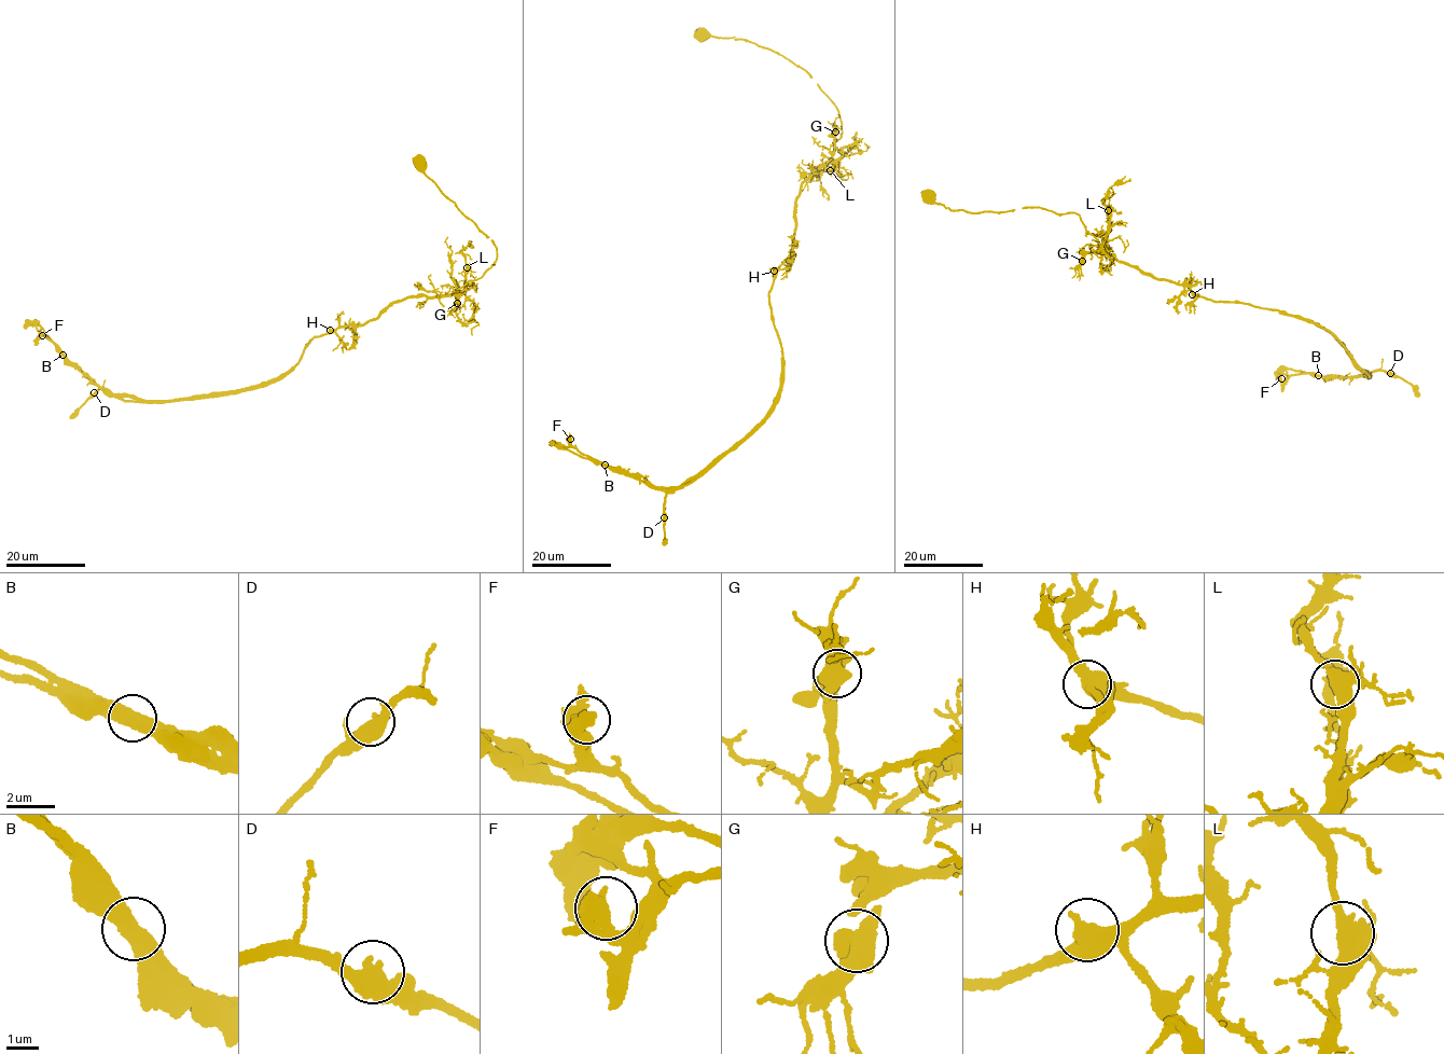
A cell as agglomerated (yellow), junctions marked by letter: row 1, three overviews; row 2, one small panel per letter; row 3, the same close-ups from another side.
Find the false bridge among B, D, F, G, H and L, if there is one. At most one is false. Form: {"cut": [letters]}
{"cut": ["B"]}

